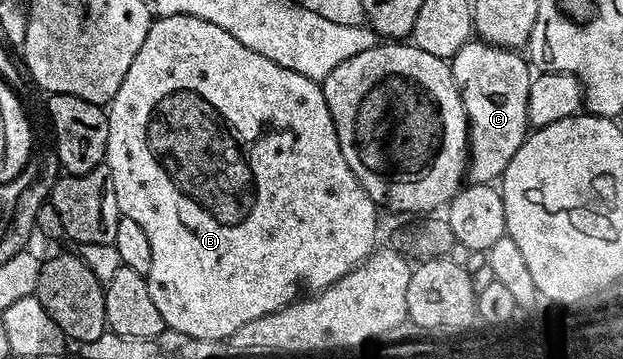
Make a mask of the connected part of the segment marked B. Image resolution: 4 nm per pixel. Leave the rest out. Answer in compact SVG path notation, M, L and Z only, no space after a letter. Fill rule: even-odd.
M167 16L150 21L147 40L143 40L143 48L135 52L135 60L131 60L131 68L127 68L127 76L123 76L123 84L119 84L119 92L107 103L107 117L109 127L107 128L107 148L105 149L104 165L109 167L111 180L115 184L115 200L119 200L119 208L124 217L135 220L143 232L147 232L147 240L151 240L151 268L147 275L151 300L155 300L155 308L159 308L159 316L163 316L166 327L175 332L186 333L189 337L197 337L199 340L219 340L230 338L233 332L268 313L283 309L290 302L296 302L302 296L312 295L314 292L326 290L335 280L339 280L347 272L351 272L360 262L364 262L370 254L374 253L377 242L377 213L379 207L376 202L367 196L363 184L351 172L347 160L343 160L343 152L339 148L339 136L335 132L335 124L331 120L331 112L327 108L325 93L314 79L307 76L299 76L299 72L291 72L291 68L283 68L275 64L275 60L267 60L267 56L259 56L259 52L251 52L231 32L223 32L219 24L211 24L207 20L199 20L199 16Z

